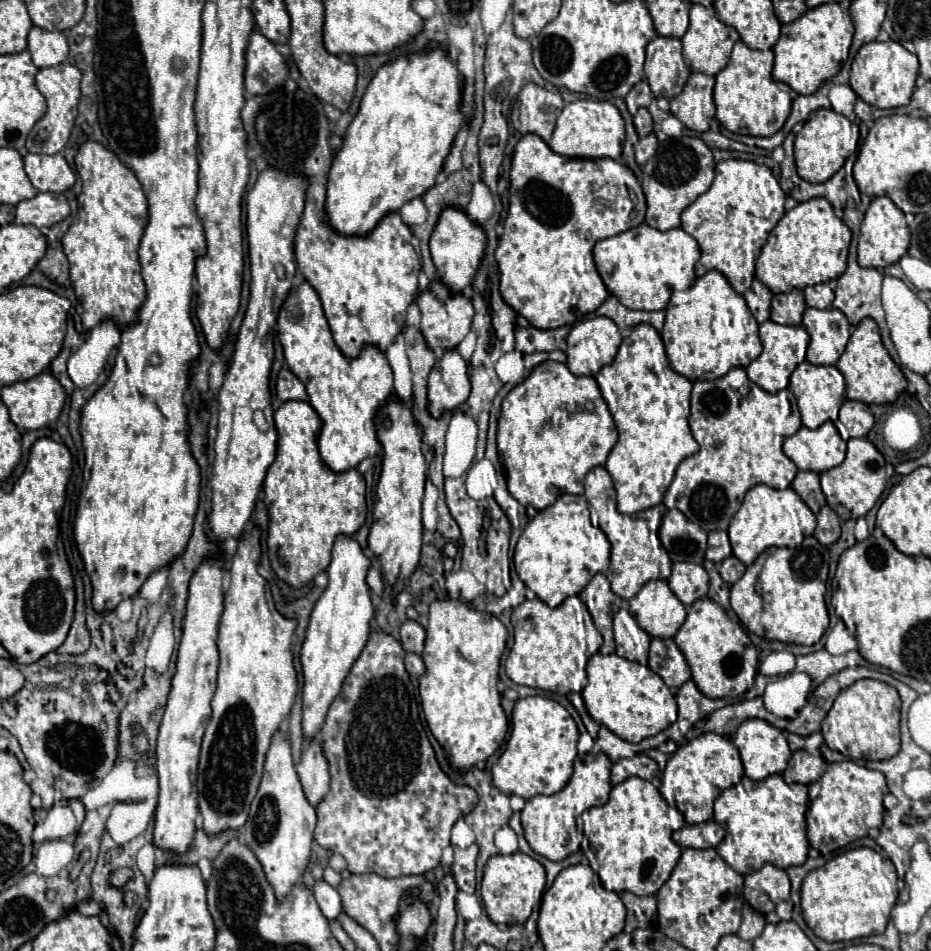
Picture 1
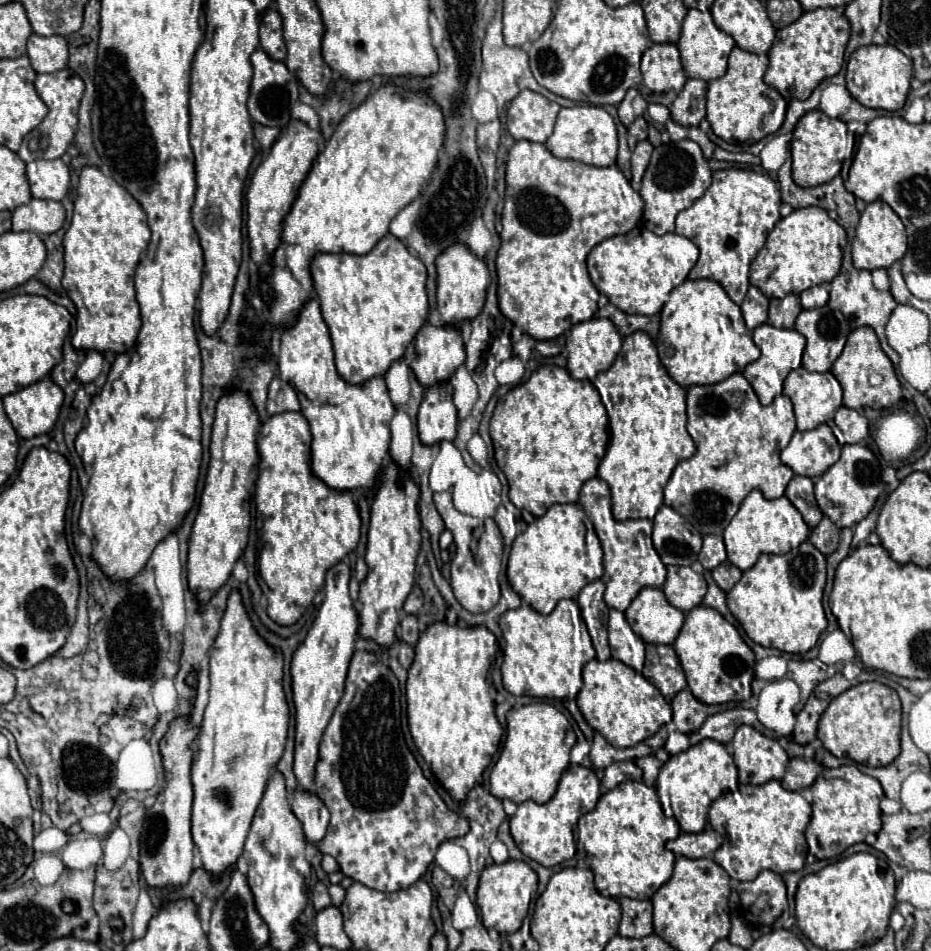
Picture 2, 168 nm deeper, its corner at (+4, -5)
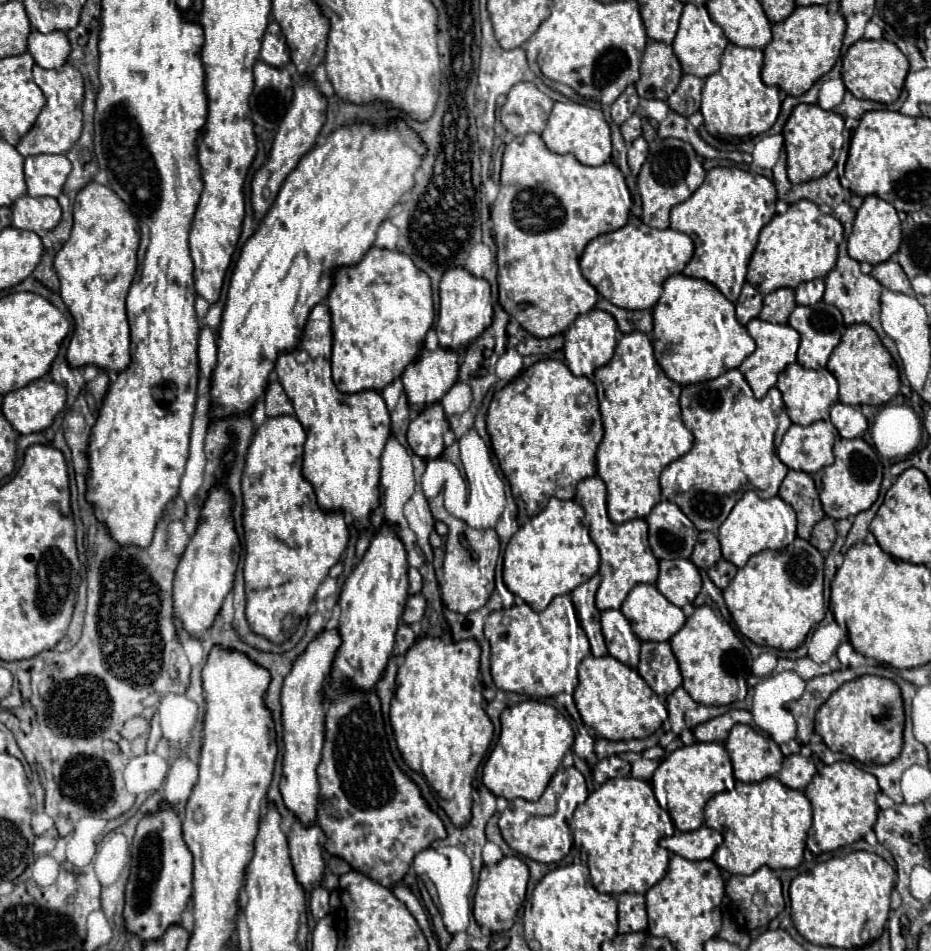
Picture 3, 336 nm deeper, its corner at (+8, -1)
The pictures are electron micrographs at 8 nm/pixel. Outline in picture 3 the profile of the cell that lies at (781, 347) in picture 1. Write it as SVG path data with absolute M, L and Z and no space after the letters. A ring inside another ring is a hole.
M752 319L748 325L746 325L750 337L756 341L756 351L746 357L742 361L742 365L738 367L742 371L742 375L746 377L748 385L752 387L754 391L754 397L756 399L762 399L768 389L772 389L776 385L776 379L778 379L778 373L790 365L790 363L796 363L796 351L798 351L798 341L800 341L800 335L798 331L794 331L790 325L774 325L774 323L768 323L768 321L762 321L762 319Z

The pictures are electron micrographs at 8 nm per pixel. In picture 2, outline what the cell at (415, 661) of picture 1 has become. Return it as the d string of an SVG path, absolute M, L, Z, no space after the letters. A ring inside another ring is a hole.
M400 641L398 661L400 661L400 665L402 665L404 669L408 669L408 667L412 665L412 661L414 661L414 649L412 649L408 643L404 643L404 641Z

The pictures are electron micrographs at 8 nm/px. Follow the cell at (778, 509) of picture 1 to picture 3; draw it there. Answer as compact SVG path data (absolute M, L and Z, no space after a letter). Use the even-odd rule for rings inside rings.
M746 491L746 495L734 505L728 519L720 525L718 539L722 545L722 557L736 567L744 567L752 555L764 549L786 549L796 539L796 513L778 495L772 499L760 499L754 491Z

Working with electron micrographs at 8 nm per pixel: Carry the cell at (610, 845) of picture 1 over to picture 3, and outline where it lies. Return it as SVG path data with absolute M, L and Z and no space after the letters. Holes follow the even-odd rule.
M618 777L618 779L606 781L600 789L596 789L586 799L586 803L578 805L572 823L574 844L571 854L575 858L576 855L581 856L583 851L586 853L590 883L592 883L592 887L596 887L596 891L608 893L608 895L646 893L652 885L656 885L666 875L670 853L666 849L658 847L658 841L664 836L672 836L675 826L669 813L660 809L650 783L646 783L642 779L634 779L634 777Z

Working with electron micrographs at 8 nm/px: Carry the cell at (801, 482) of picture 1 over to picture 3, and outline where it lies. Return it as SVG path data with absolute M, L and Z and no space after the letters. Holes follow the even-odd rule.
M788 471L778 495L792 505L798 515L798 537L808 539L812 527L824 517L812 477L804 471Z

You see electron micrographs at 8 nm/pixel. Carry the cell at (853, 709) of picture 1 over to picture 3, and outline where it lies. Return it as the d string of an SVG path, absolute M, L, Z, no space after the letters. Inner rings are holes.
M862 675L844 683L816 713L816 733L832 749L854 757L860 763L890 763L900 755L904 709L900 687L884 677Z

